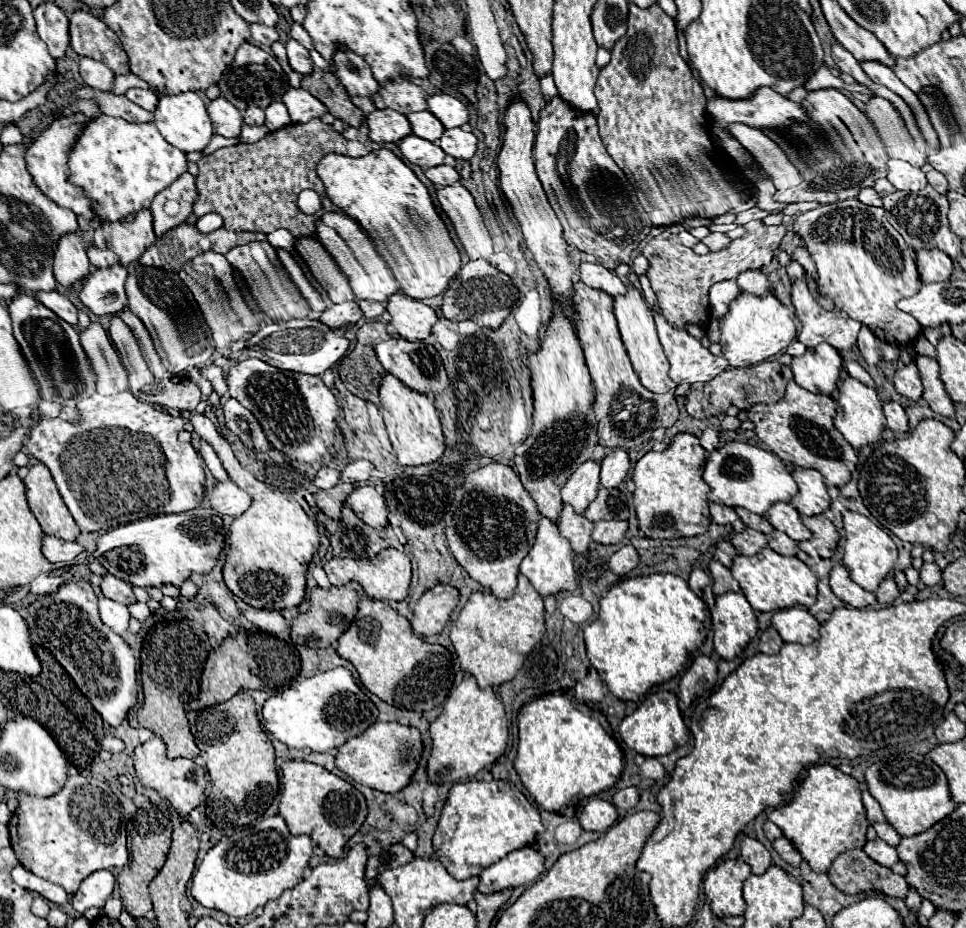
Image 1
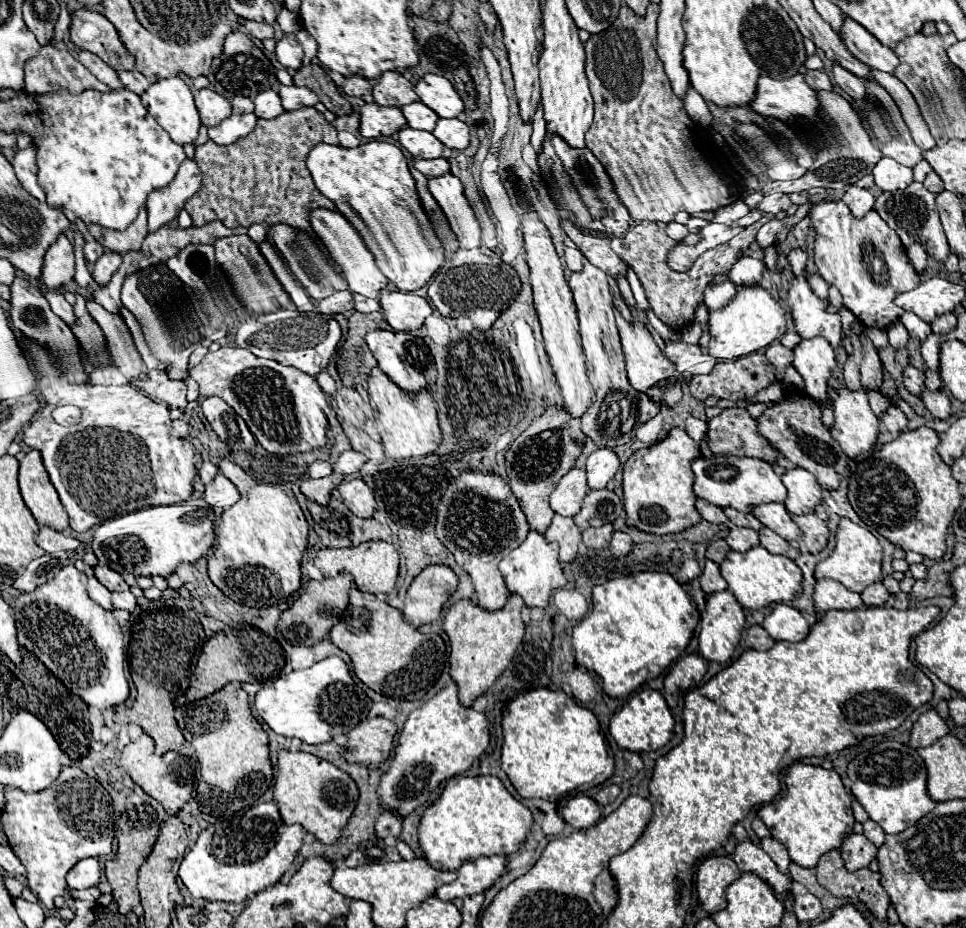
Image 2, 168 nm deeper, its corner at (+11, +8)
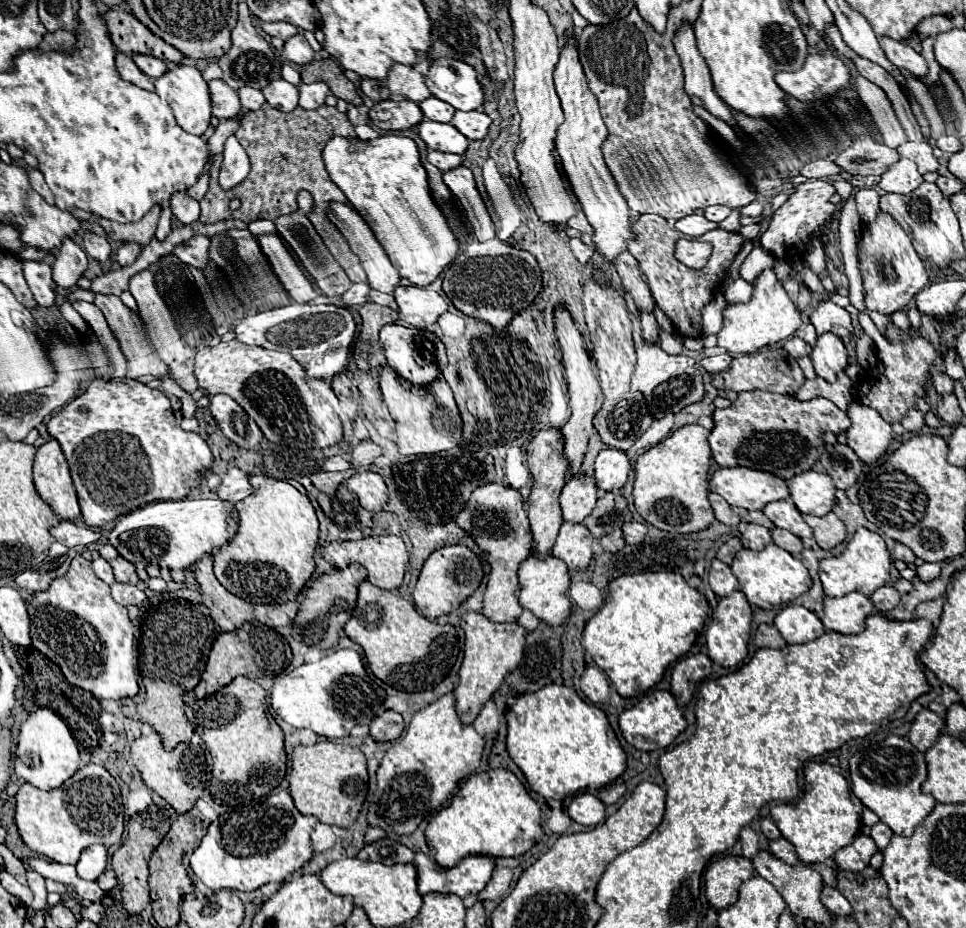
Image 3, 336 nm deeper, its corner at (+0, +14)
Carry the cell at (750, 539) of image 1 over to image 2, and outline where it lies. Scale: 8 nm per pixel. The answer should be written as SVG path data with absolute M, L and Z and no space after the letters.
M731 526L729 530L729 536L725 538L727 544L737 550L737 552L745 552L749 550L751 546L759 544L759 534L751 528L739 528L739 526Z

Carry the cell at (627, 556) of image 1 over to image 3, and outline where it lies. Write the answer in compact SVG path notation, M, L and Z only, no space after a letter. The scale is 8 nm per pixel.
M626 522L622 526L622 532L624 532L626 544L640 544L646 536L646 526L642 522Z

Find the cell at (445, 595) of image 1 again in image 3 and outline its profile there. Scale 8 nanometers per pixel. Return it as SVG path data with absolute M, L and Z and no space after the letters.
M452 544L452 546L442 546L438 550L434 550L428 560L422 566L422 572L418 576L418 582L412 590L412 598L416 608L430 620L442 616L442 614L450 614L452 610L456 610L472 592L478 590L480 582L482 582L484 570L482 570L482 562L480 558L464 544Z

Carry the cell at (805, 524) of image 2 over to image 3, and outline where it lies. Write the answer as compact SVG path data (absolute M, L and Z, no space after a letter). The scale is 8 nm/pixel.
M832 512L828 516L804 516L806 524L814 530L814 540L822 550L830 550L844 542L846 538L846 526L842 520L838 520Z

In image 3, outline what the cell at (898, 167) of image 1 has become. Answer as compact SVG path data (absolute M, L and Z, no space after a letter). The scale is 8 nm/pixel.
M900 158L894 166L890 166L890 170L882 174L878 188L892 194L910 194L920 184L922 184L922 174L918 174L916 164L912 160Z

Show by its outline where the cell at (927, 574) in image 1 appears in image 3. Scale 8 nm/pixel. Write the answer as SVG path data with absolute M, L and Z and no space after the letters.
M922 564L916 572L918 572L918 578L920 578L922 582L930 582L930 580L938 578L938 574L940 574L940 564Z

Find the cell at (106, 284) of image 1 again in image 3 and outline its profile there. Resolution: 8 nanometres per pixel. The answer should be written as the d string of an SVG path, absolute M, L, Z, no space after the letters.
M124 242L124 246L118 250L118 264L120 266L128 266L132 264L142 252L142 246L136 242Z

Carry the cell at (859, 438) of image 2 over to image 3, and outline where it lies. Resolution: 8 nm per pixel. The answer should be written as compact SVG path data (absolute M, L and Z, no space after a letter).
M858 400L850 402L848 414L852 420L852 426L846 432L848 446L866 464L878 460L894 438L892 426L876 410L862 406Z

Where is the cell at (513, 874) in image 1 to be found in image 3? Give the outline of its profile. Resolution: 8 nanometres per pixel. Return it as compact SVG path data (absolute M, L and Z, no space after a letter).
M416 852L416 872L418 872L418 892L442 892L442 894L456 894L460 898L468 894L478 894L490 882L494 872L494 860L488 856L466 856L460 860L458 866L438 872L436 862Z

